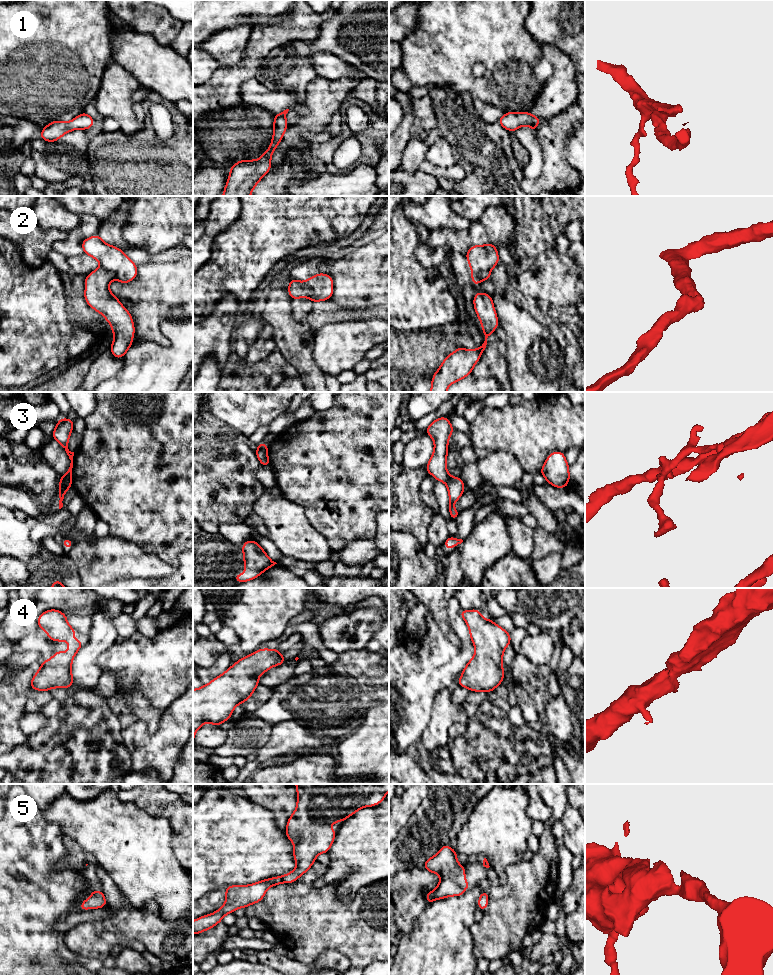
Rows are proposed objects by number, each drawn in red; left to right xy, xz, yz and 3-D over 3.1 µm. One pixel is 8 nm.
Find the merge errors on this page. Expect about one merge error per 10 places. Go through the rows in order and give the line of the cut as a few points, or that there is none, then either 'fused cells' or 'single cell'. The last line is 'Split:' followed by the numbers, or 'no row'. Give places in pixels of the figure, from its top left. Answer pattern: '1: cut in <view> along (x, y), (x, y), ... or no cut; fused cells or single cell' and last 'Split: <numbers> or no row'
1: no cut; single cell
2: cut in yz along (489, 271), (482, 271), (478, 275), (478, 279); fused cells
3: cut in xy along (60, 477), (70, 481); fused cells
4: no cut; single cell
5: no cut; single cell
Split: 2, 3

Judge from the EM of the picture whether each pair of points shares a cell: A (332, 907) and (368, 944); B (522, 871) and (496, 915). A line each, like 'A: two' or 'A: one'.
A: one
B: one

